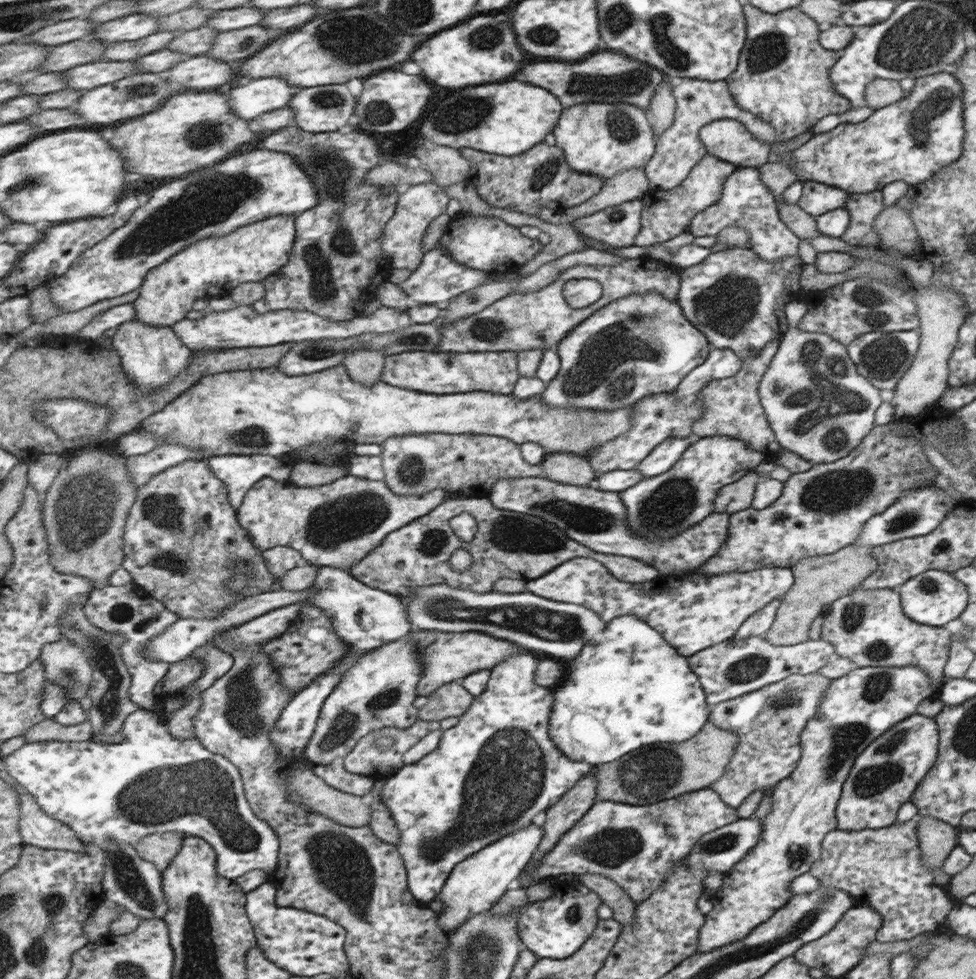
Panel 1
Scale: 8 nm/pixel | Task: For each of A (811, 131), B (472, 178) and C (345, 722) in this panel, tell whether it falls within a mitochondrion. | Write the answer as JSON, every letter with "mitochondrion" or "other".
{"A":"other","B":"other","C":"mitochondrion"}

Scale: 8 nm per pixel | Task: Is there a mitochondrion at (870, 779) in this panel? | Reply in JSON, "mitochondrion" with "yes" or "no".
{"mitochondrion":"yes"}

